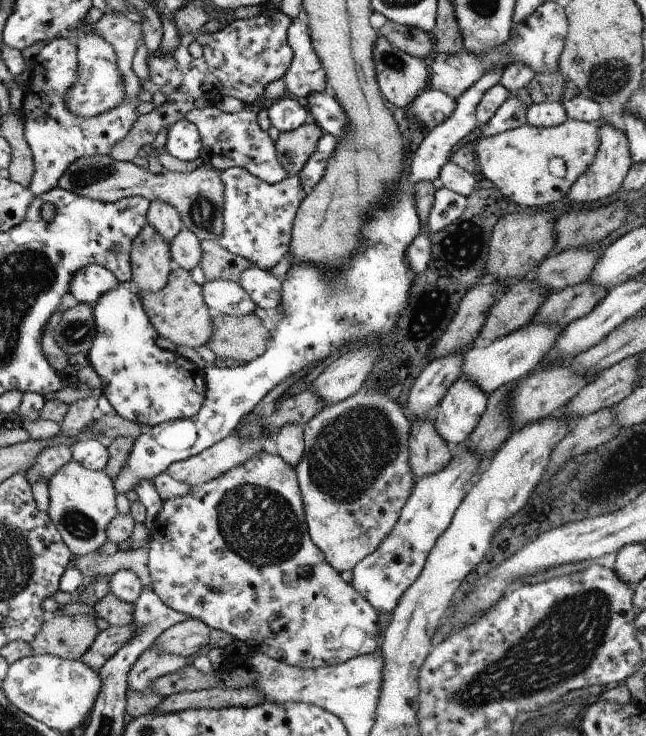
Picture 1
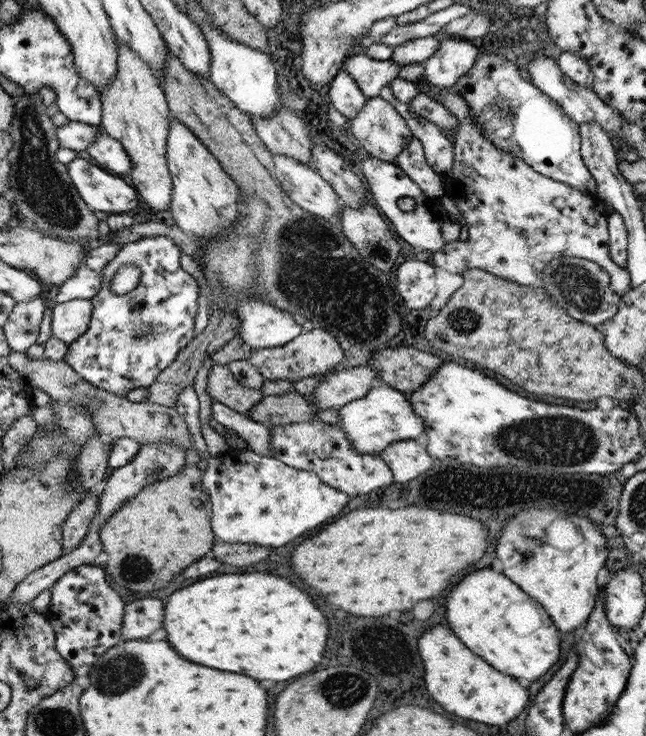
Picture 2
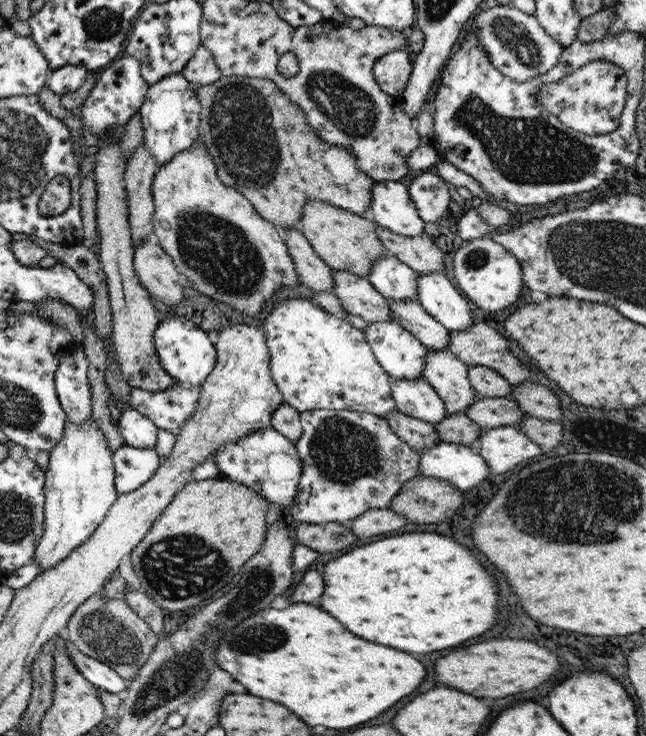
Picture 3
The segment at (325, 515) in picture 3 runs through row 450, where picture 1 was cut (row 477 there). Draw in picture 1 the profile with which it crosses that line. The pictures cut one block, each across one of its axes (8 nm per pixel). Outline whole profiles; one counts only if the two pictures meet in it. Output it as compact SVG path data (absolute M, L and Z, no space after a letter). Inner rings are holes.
M369 391L355 392L339 402L325 405L317 414L314 414L304 425L302 425L302 437L304 440L304 451L299 462L294 466L296 479L302 496L305 526L311 542L323 553L327 564L330 564L338 573L343 570L351 570L355 564L368 554L371 554L384 536L393 528L397 522L401 507L406 503L414 486L415 478L408 465L408 438L410 431L410 419L405 410L399 405L400 400L392 400L385 392Z

